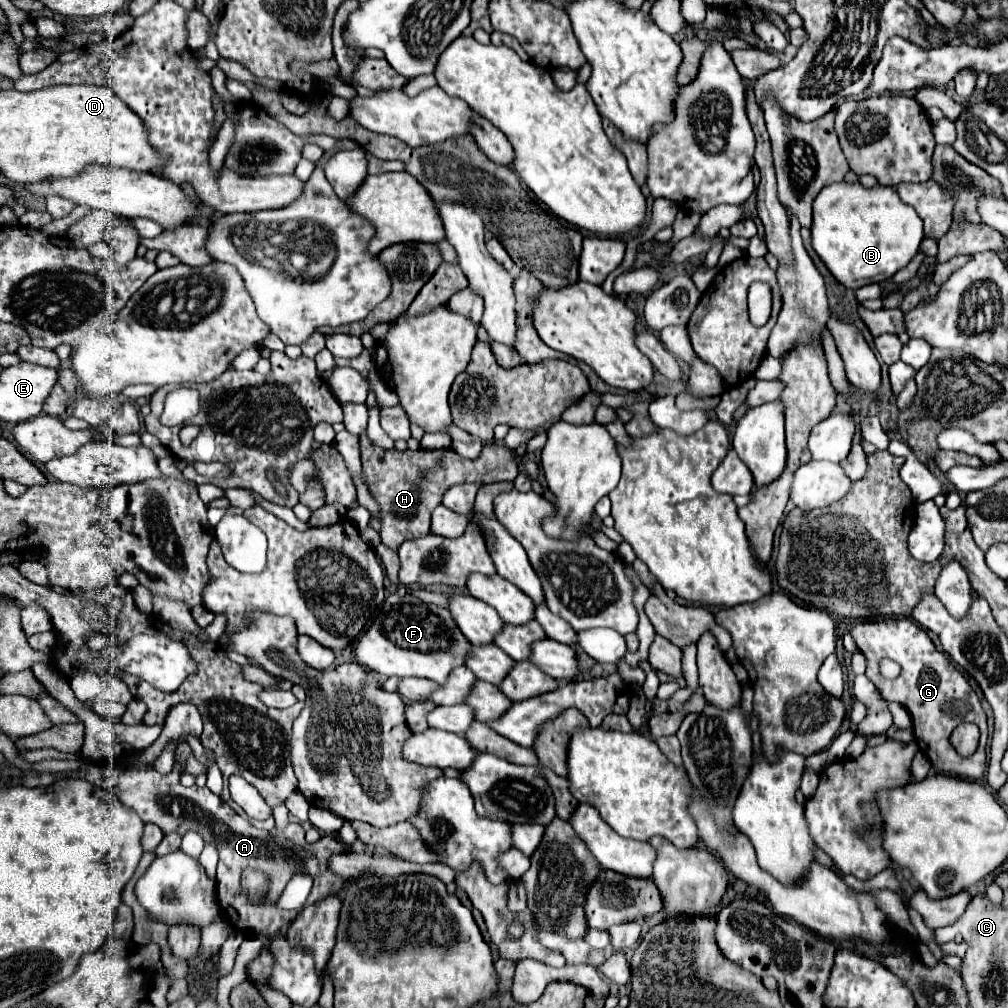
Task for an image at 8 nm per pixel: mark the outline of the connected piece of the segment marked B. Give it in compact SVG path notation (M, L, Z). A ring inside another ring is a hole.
M837 182L837 184L823 188L819 196L815 198L811 238L813 238L815 252L825 262L829 272L845 288L857 290L861 286L893 278L895 272L899 272L911 262L911 258L917 254L919 244L923 240L923 220L917 216L917 212L909 204L903 204L895 188L881 186L881 184L873 188L863 188L859 182L855 184Z

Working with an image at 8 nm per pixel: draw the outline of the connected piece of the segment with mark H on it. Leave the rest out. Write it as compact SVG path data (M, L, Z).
M361 434L361 460L365 482L369 484L371 494L381 506L381 542L393 550L399 548L405 540L415 540L429 534L431 512L441 504L443 492L455 484L463 482L513 482L517 476L515 454L505 446L485 446L477 460L459 456L455 450L383 450L373 446L367 440L367 434Z

